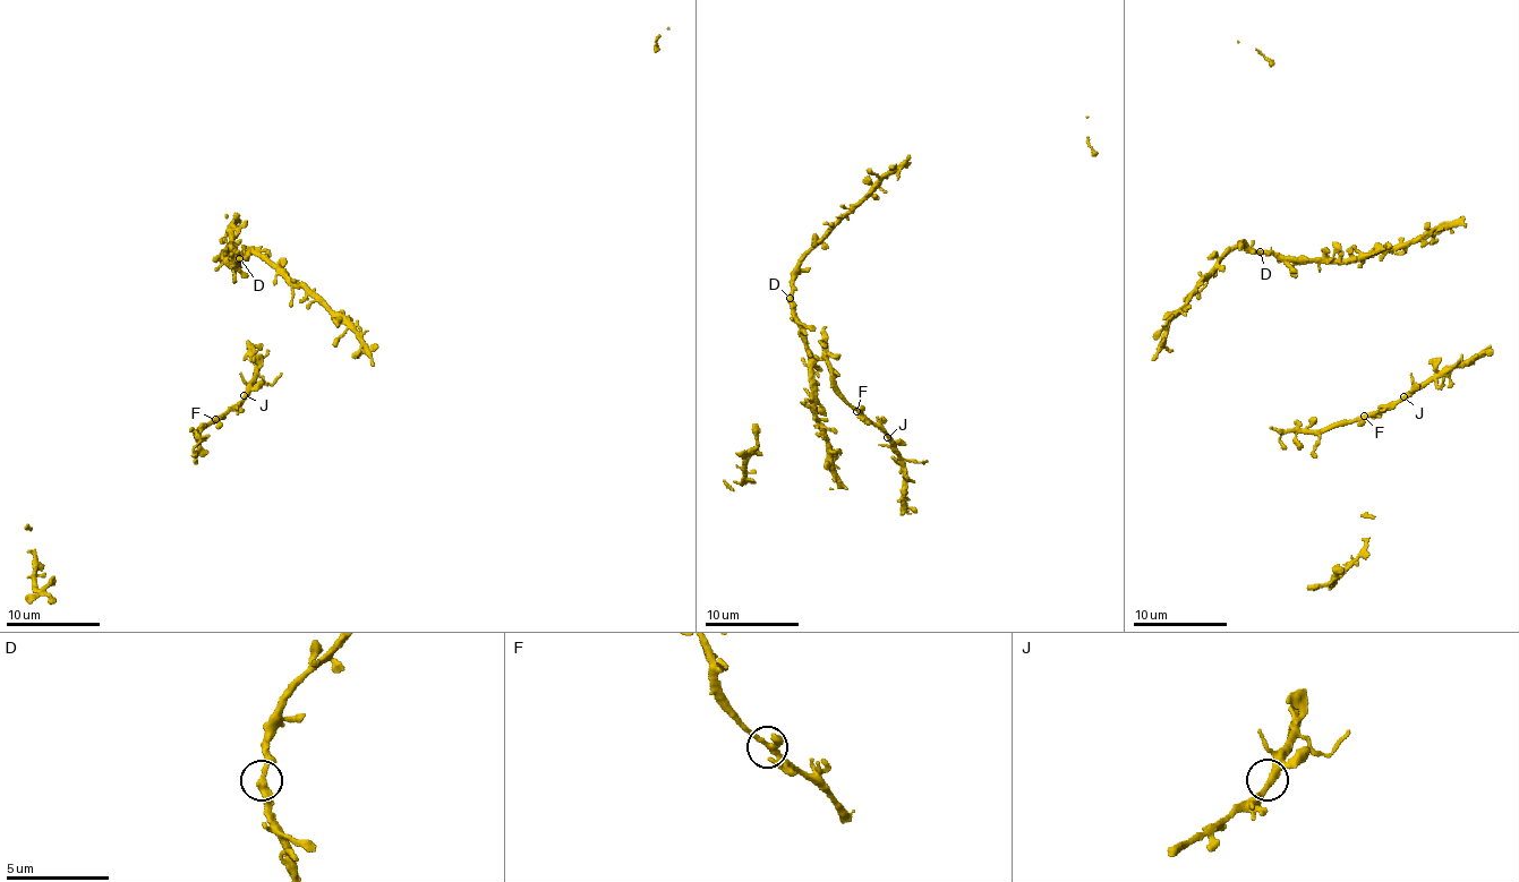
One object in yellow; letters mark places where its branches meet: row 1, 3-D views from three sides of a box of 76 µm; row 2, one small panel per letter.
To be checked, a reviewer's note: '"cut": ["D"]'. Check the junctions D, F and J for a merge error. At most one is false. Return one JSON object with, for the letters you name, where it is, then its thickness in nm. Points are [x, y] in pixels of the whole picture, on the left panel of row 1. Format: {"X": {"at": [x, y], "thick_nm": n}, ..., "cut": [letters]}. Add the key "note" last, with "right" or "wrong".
{"cut": [], "note": "wrong"}

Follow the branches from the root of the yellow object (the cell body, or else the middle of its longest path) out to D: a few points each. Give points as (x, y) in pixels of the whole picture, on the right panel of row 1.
D: (1315, 259), (1287, 259), (1273, 253), (1260, 253)

